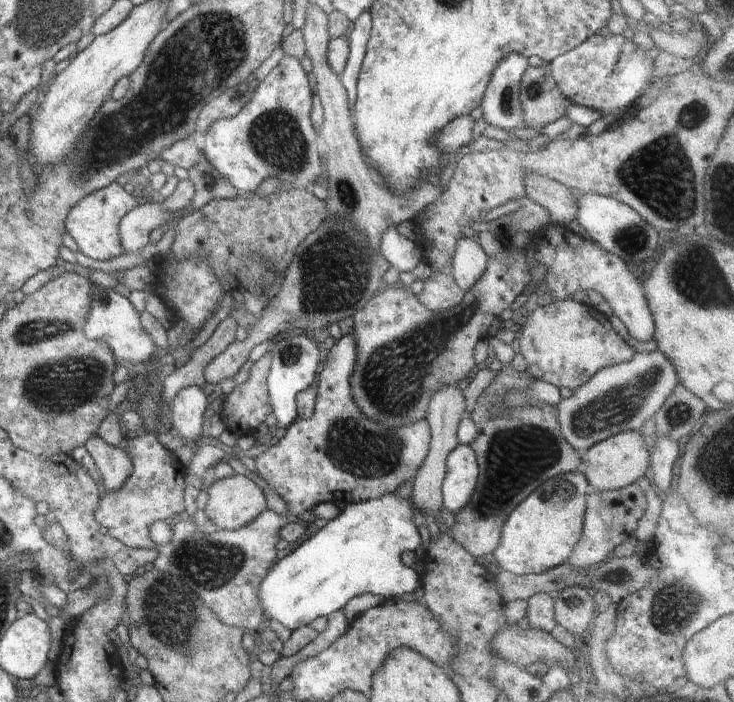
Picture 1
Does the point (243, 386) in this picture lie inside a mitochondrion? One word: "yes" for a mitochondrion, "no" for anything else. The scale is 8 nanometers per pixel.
no

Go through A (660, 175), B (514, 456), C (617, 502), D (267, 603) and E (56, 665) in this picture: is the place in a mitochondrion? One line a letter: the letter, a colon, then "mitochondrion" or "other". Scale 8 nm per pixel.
A: mitochondrion
B: mitochondrion
C: other
D: other
E: other

